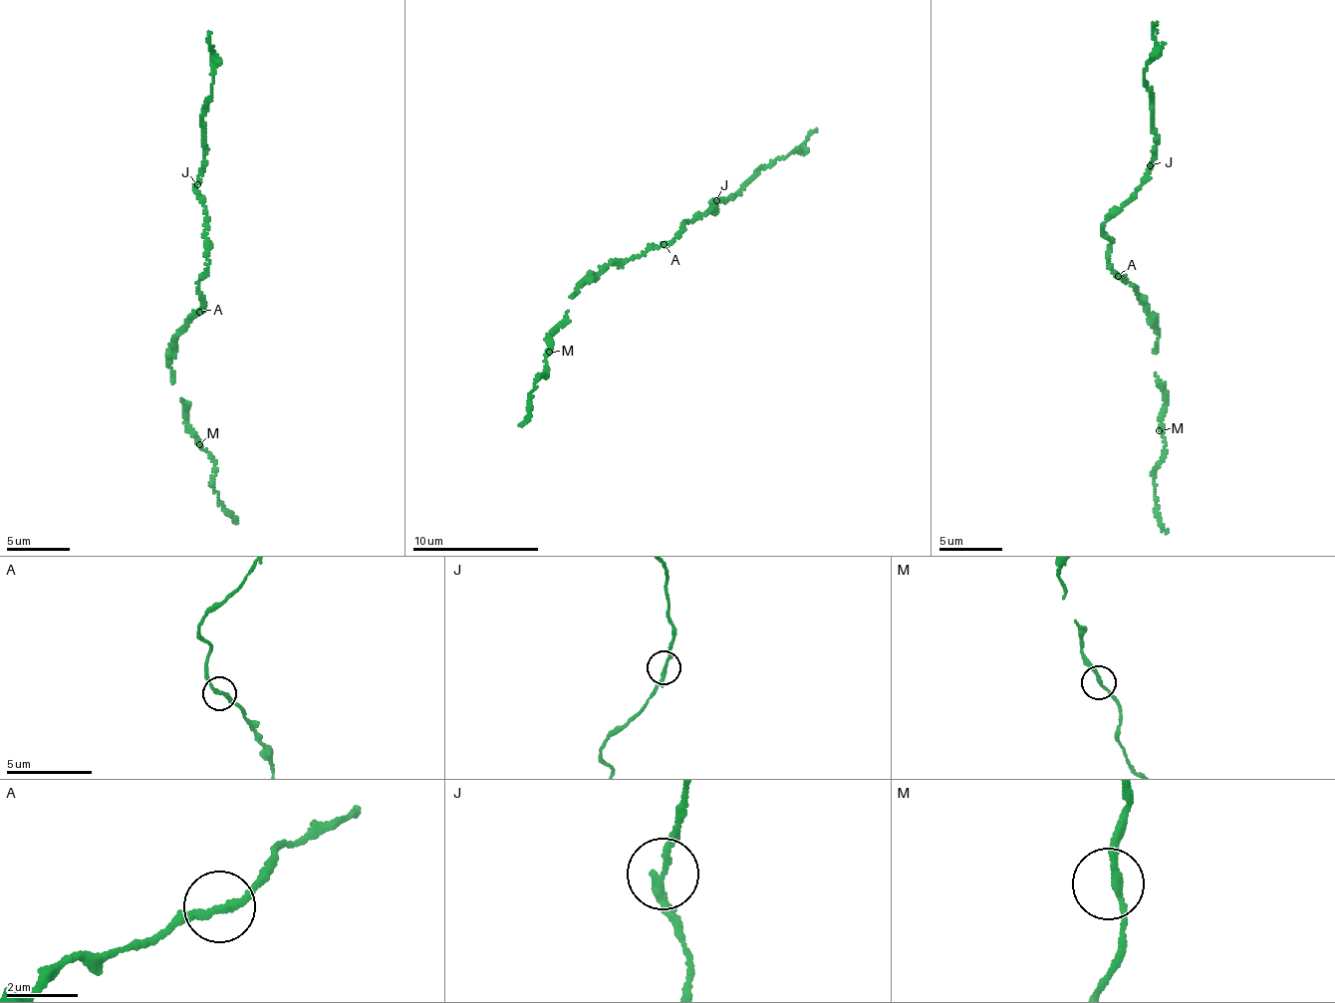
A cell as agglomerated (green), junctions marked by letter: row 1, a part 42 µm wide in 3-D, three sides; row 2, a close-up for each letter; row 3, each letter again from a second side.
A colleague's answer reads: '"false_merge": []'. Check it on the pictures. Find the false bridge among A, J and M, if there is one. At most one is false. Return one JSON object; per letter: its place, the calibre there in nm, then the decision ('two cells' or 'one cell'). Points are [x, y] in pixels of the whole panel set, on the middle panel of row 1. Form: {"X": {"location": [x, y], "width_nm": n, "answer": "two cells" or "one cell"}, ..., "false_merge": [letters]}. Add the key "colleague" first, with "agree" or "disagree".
{"colleague": "disagree", "A": {"location": [664, 244], "width_nm": 200, "answer": "one cell"}, "J": {"location": [716, 200], "width_nm": 200, "answer": "two cells"}, "M": {"location": [549, 352], "width_nm": 200, "answer": "one cell"}, "false_merge": ["J"]}

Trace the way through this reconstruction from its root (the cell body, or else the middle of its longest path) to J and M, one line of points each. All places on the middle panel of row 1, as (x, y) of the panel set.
J: (672, 240), (687, 220), (714, 207), (713, 211), (715, 200)
M: (672, 240), (639, 258), (614, 263), (593, 280), (585, 281), (575, 289), (563, 321), (546, 341), (549, 352)

